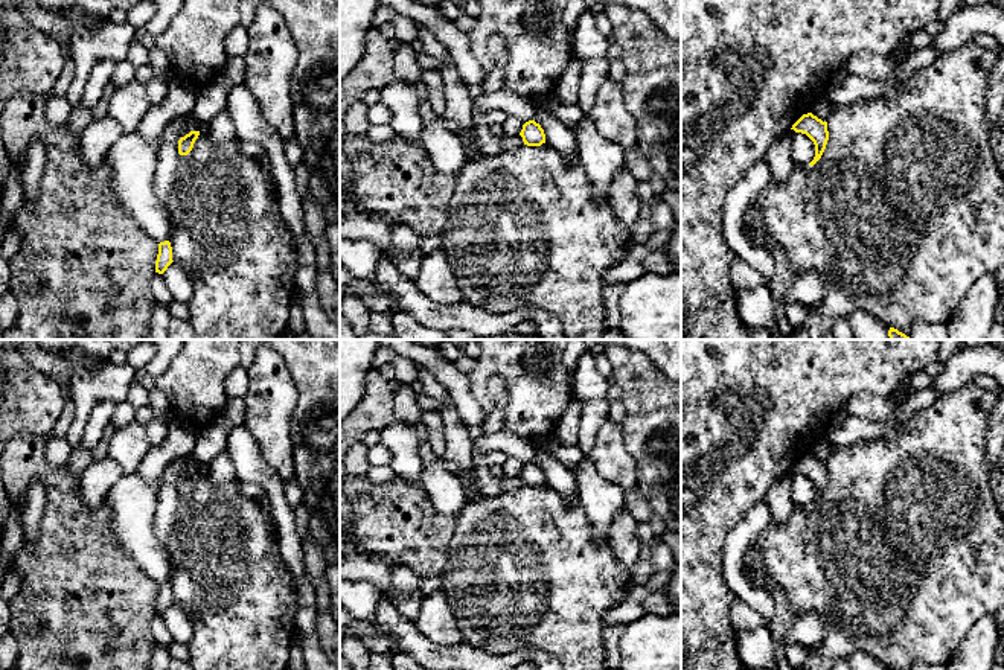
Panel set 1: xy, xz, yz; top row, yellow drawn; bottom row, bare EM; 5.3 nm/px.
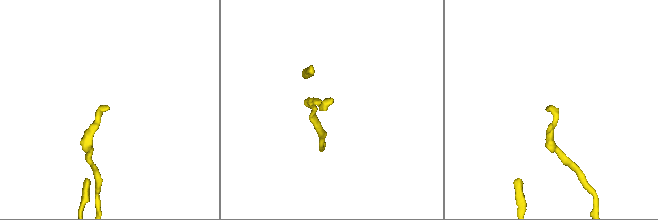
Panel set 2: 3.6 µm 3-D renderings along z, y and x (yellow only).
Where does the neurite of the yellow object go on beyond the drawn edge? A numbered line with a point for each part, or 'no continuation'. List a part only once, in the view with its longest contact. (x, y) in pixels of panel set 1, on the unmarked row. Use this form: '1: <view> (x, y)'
no continuation

